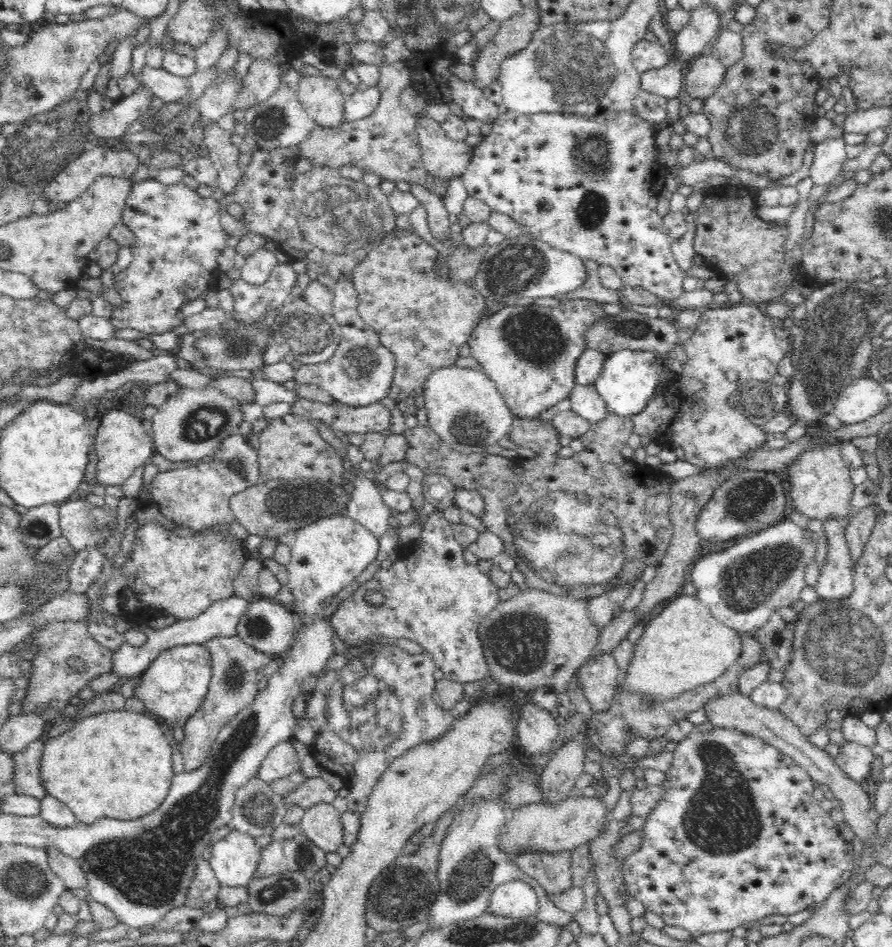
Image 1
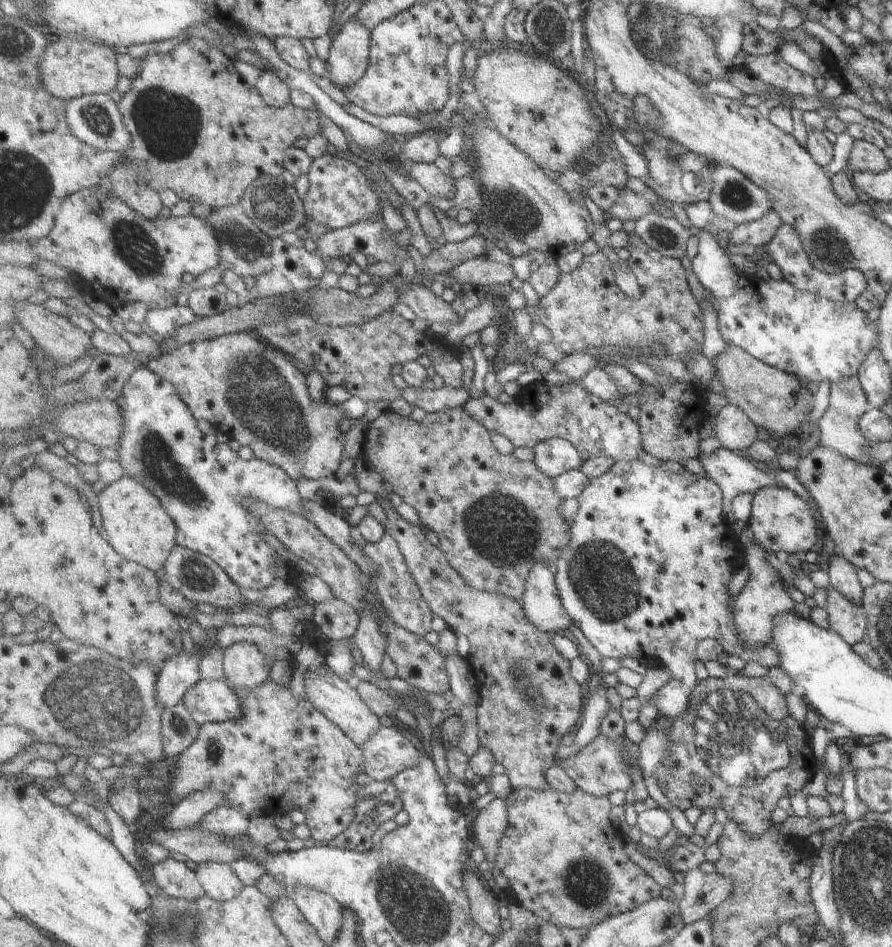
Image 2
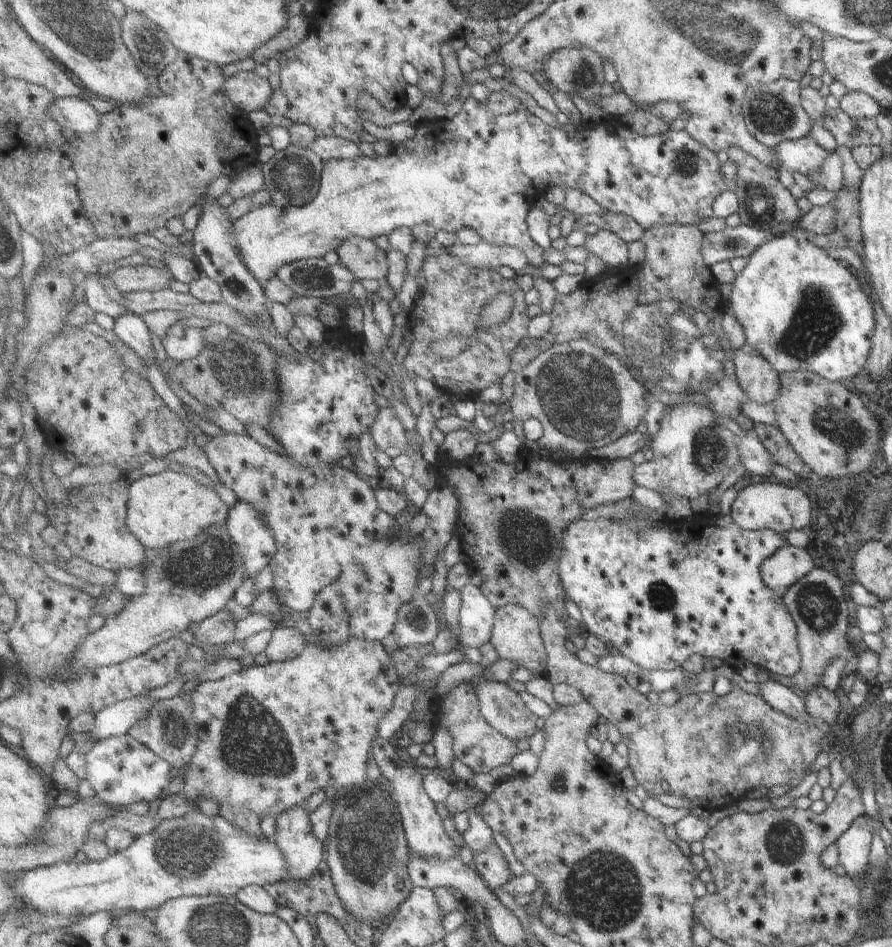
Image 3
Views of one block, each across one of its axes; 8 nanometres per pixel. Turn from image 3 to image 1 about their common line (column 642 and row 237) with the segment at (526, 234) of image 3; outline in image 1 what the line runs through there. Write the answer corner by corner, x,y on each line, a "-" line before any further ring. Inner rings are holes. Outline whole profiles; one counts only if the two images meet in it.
150,178
131,188
121,223
136,236
131,245
134,259
118,274
112,274
112,286
120,300
113,305
108,321
120,330
170,332
182,324
183,306
209,292
218,257
227,247
228,233
221,223
218,201
199,196
182,181
165,186

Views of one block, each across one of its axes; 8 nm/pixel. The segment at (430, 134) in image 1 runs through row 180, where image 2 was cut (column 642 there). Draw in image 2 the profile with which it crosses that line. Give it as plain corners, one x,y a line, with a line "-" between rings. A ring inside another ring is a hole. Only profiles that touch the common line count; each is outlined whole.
545,378
522,388
522,393
511,404
499,402
489,395
472,398
466,404
466,410
490,432
508,438
514,447
535,448
546,440
564,438
586,454
598,458
612,457
616,462
636,461
642,450
646,450
641,424
629,413
624,414
622,406
614,406
588,392
580,381
570,380
562,386
555,386

